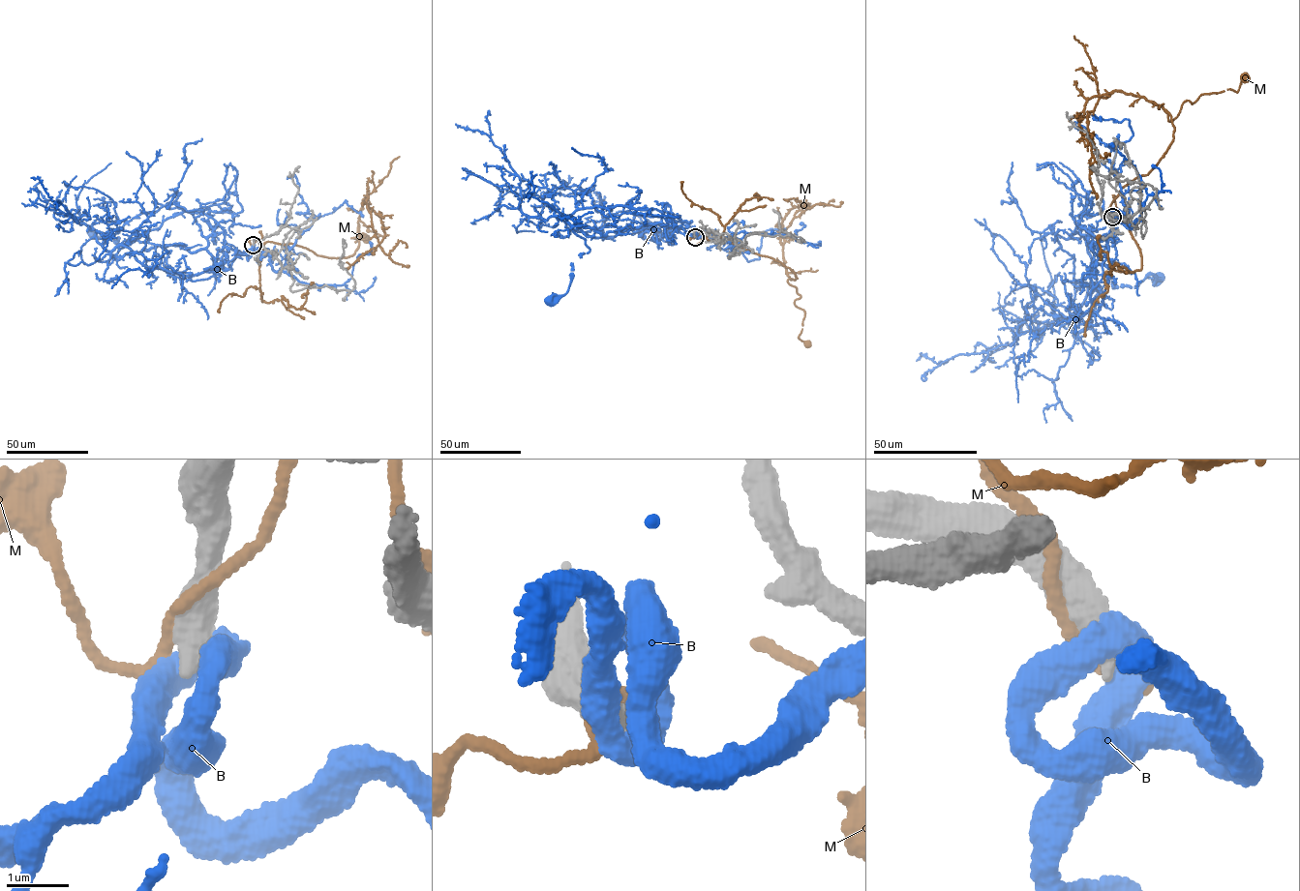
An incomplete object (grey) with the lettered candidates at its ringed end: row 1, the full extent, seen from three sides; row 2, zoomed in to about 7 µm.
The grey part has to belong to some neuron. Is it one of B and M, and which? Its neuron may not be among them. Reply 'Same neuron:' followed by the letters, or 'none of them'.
Same neuron: none of them

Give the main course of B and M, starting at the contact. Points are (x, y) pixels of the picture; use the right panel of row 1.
B: (1112, 217), (1109, 268), (1093, 263), (1099, 286), (1089, 326), (1108, 278), (1134, 288), (1157, 279)
M: (1111, 216), (1120, 190), (1166, 152), (1174, 128), (1166, 112), (1171, 121), (1185, 102), (1237, 91), (1244, 77)

